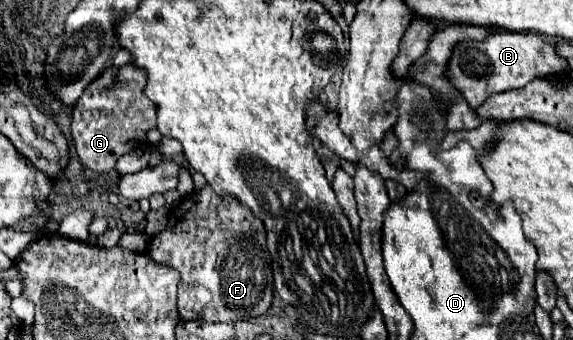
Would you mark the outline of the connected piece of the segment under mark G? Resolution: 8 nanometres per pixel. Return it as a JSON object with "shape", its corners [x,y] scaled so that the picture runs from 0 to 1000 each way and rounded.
{"shape":[[[230,188],[202,206],[192,194],[182,218],[175,218],[140,282],[129,312],[126,353],[126,400],[143,482],[164,506],[192,506],[199,500],[206,465],[237,435],[237,406],[244,406],[244,382],[272,376],[269,365],[269,306],[248,282],[248,259],[255,247],[255,218],[241,212]]]}

